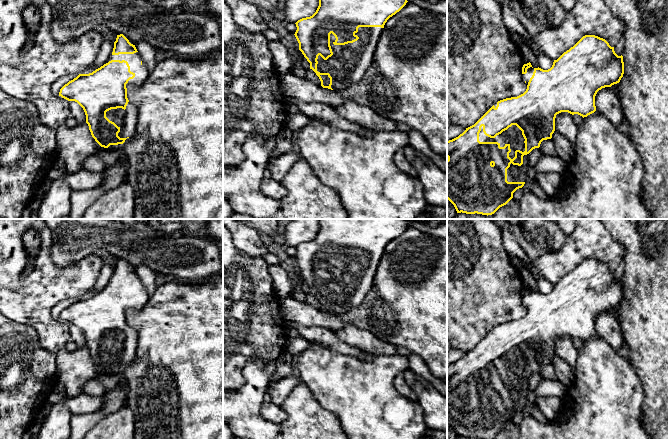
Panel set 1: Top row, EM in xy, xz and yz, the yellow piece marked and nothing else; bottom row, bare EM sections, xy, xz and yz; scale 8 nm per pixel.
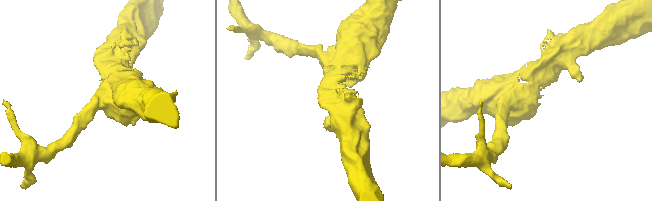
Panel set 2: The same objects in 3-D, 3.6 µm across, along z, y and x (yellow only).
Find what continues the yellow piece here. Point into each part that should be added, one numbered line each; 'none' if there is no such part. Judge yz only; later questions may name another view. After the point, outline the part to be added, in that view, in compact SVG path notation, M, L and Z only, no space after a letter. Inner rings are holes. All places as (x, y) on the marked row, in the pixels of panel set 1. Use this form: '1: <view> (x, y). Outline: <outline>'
1: yz (513, 135). Outline: M512 125L507 130L503 131L501 134L497 135L495 138L490 138L486 136L483 132L483 126L479 133L480 142L498 142L500 147L504 147L506 144L510 145L511 152L509 157L513 159L515 157L515 151L520 150L525 151L525 139L522 135L522 131L516 126Z

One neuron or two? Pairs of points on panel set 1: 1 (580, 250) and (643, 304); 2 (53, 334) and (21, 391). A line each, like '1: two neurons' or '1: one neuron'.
1: two neurons
2: two neurons

